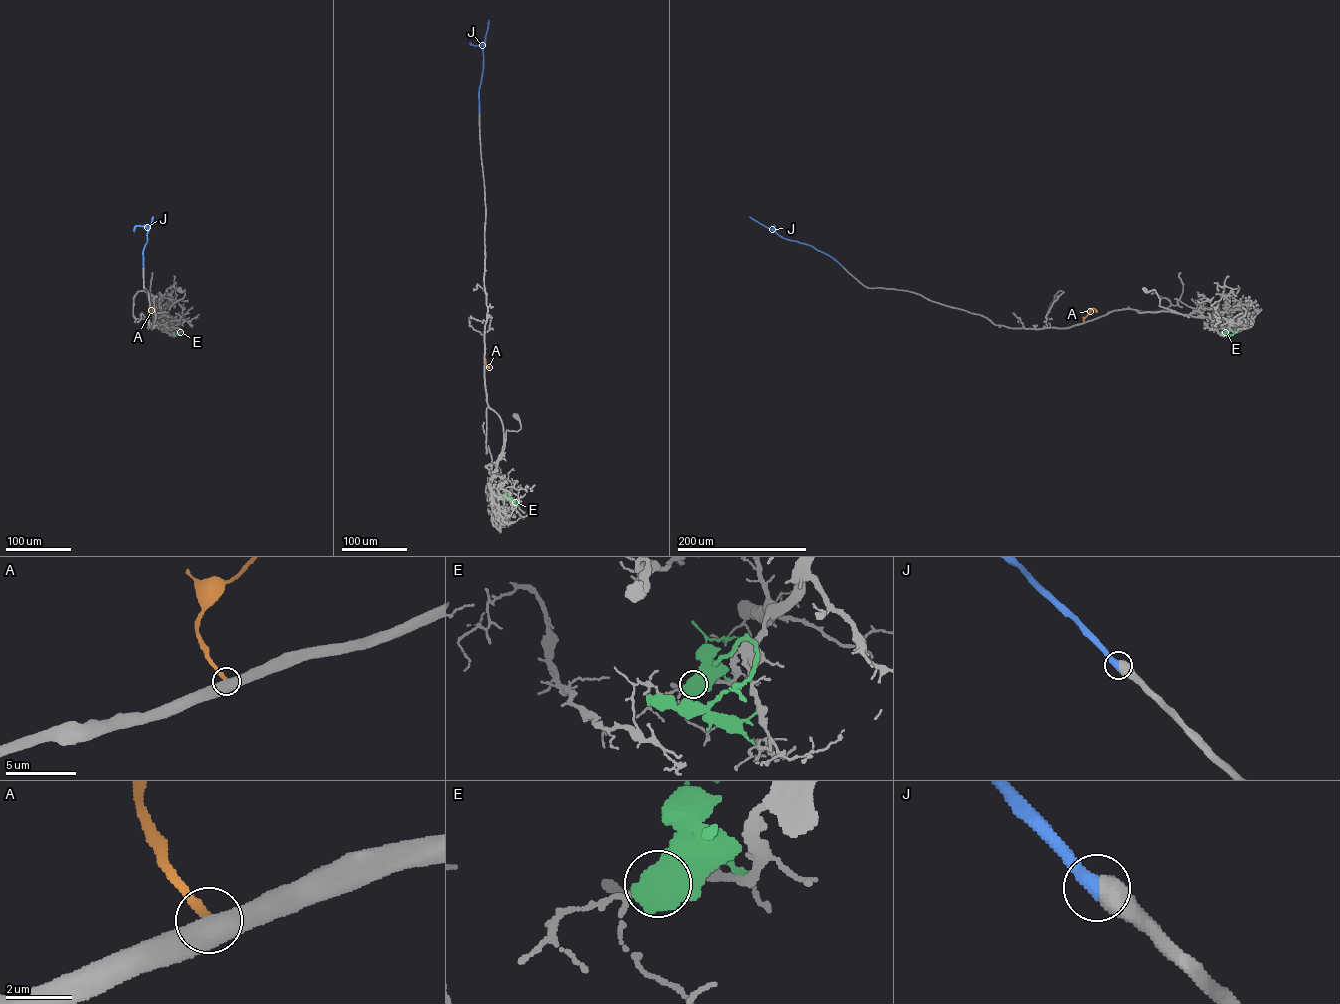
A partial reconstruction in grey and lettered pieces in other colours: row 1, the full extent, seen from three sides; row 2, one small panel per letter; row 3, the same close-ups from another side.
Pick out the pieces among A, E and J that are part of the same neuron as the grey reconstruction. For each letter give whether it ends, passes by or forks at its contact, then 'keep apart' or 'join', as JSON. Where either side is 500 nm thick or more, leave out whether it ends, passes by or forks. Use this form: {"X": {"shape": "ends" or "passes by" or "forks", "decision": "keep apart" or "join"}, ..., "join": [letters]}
{"A": {"decision": "keep apart"}, "E": {"decision": "keep apart"}, "J": {"decision": "join"}, "join": ["J"]}

